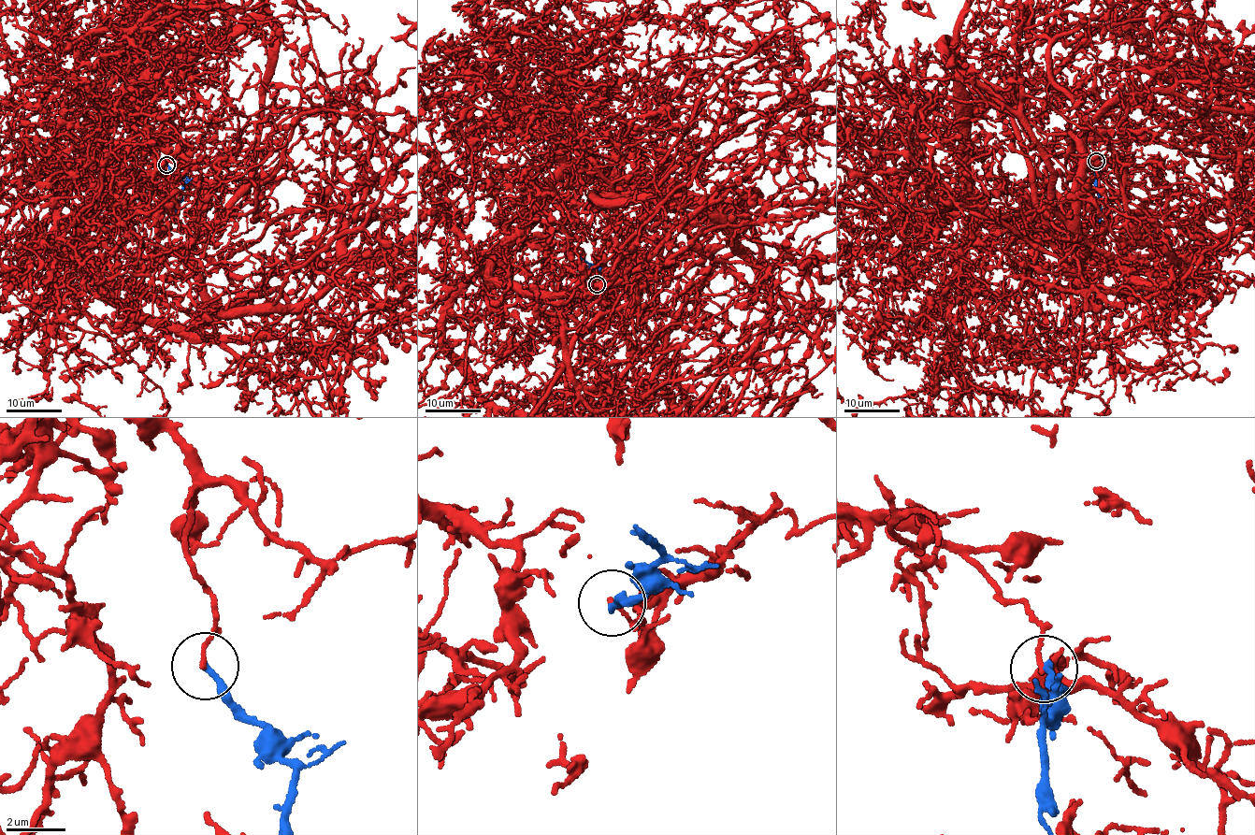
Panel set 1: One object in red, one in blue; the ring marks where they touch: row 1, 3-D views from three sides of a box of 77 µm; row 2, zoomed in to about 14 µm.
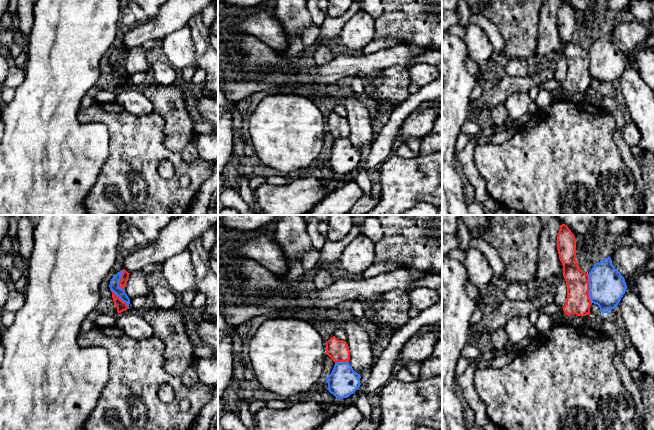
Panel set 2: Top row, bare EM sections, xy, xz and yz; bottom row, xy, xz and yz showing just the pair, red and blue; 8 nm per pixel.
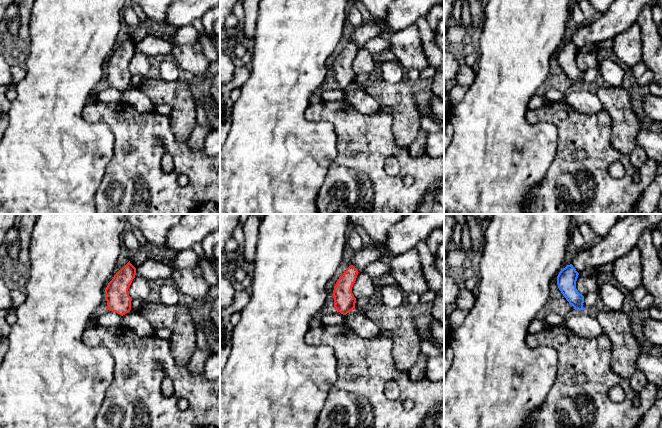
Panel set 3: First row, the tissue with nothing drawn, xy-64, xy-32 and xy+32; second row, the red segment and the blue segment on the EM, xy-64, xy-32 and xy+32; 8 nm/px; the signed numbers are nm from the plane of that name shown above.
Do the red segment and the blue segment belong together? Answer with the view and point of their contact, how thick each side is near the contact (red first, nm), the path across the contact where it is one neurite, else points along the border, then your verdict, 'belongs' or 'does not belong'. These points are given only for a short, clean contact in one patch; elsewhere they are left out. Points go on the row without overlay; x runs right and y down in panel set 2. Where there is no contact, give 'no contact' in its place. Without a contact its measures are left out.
yz (588, 64) | 200/300 nm | along yz (587, 50), (588, 72), (592, 78) | does not belong

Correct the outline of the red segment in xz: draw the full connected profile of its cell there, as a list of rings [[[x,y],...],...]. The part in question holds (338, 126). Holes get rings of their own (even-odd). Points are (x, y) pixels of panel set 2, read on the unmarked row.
[[[335,112],[326,118],[326,129],[335,138],[349,138],[350,126],[346,117]]]

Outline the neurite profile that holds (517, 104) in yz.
[[[517,92],[509,95],[504,105],[509,117],[518,119],[528,113],[531,102],[528,92]]]

